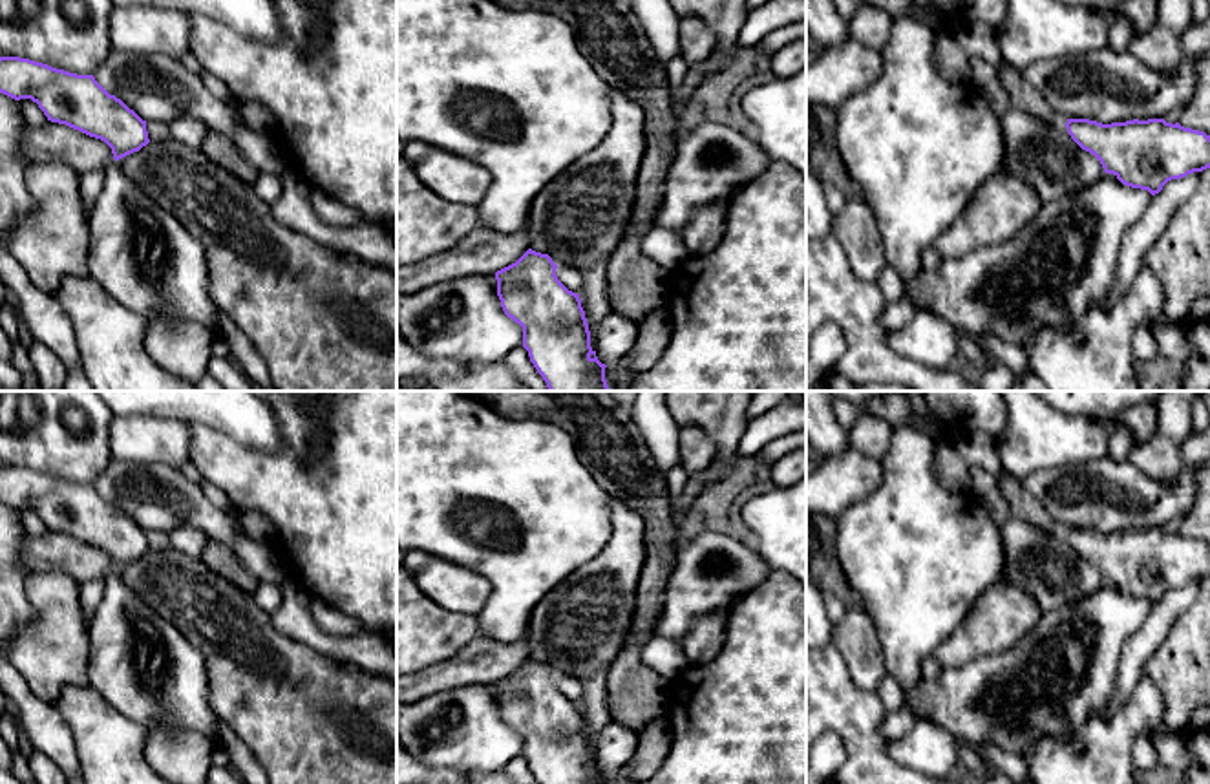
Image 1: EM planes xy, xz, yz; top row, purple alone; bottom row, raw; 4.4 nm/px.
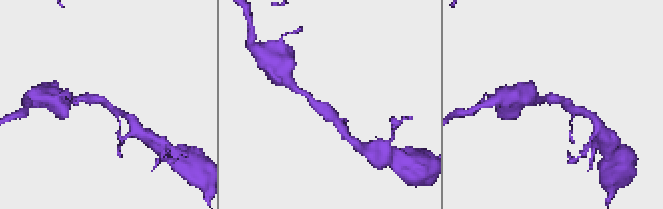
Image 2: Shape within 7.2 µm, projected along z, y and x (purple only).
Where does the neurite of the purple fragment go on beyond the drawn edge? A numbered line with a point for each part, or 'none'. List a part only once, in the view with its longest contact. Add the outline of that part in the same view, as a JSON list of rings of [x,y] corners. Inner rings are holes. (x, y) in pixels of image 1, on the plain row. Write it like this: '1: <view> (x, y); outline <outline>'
none

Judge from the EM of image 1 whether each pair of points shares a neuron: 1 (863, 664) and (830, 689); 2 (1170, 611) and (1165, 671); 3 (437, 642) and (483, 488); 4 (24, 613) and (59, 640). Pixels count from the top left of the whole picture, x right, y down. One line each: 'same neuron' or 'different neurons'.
1: different neurons
2: different neurons
3: different neurons
4: different neurons

